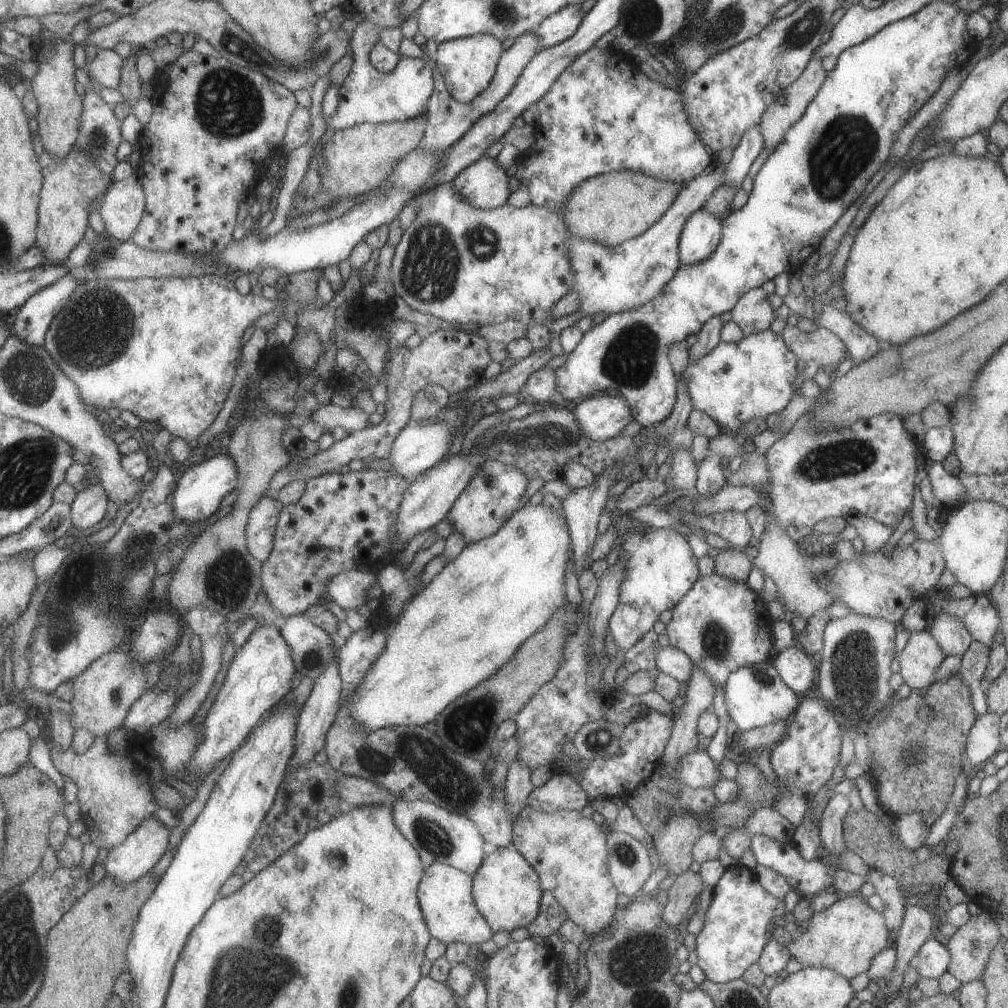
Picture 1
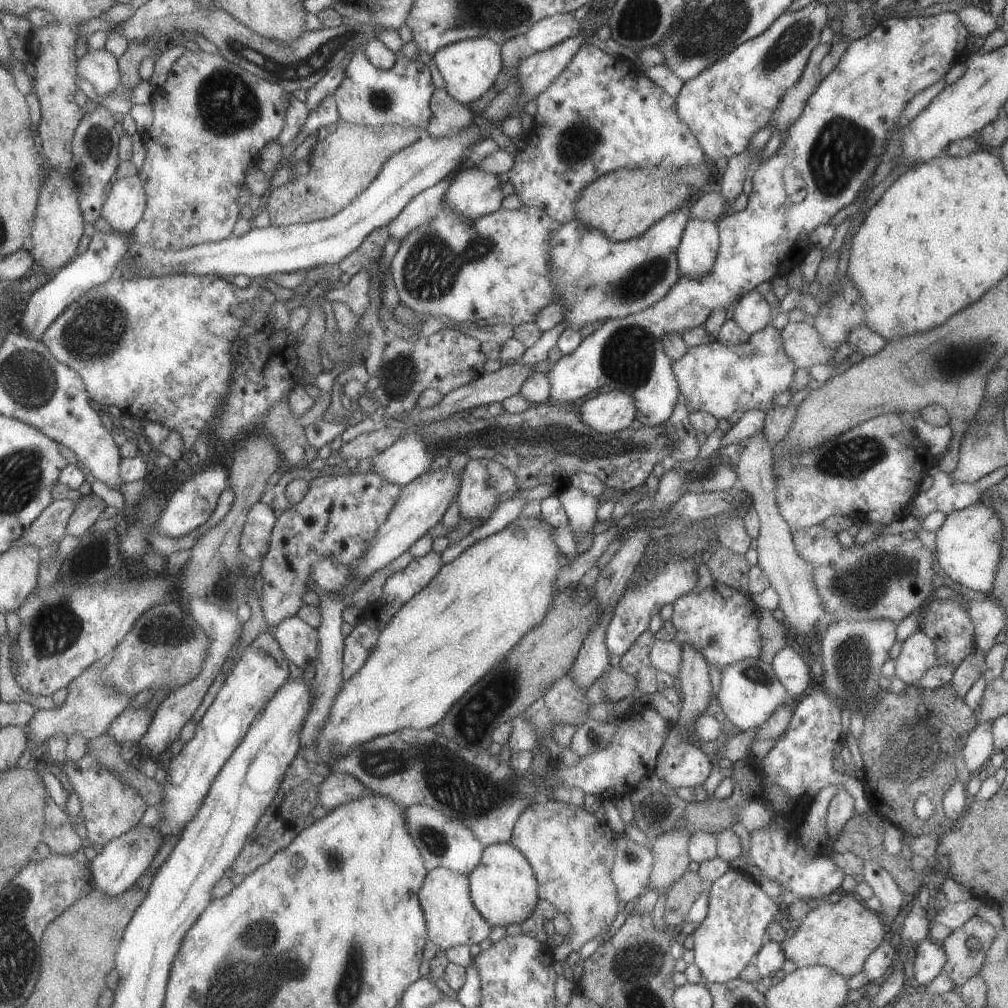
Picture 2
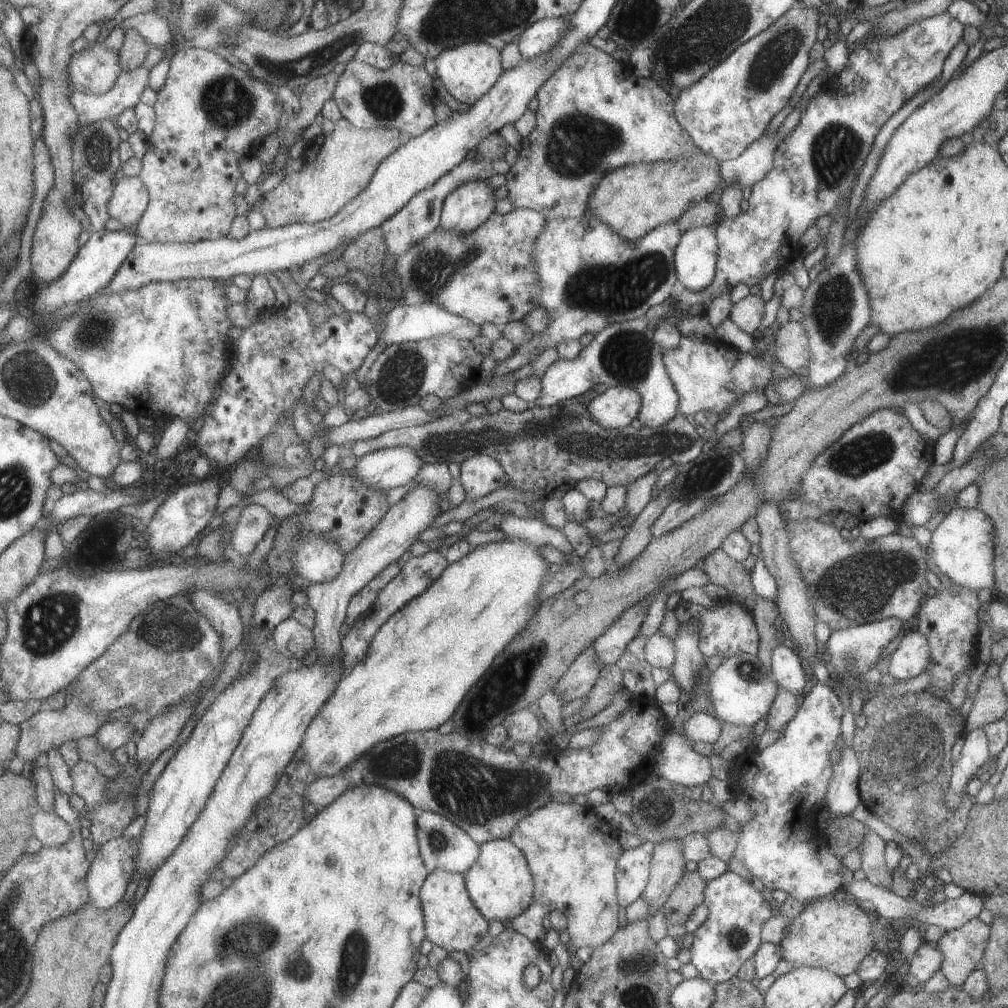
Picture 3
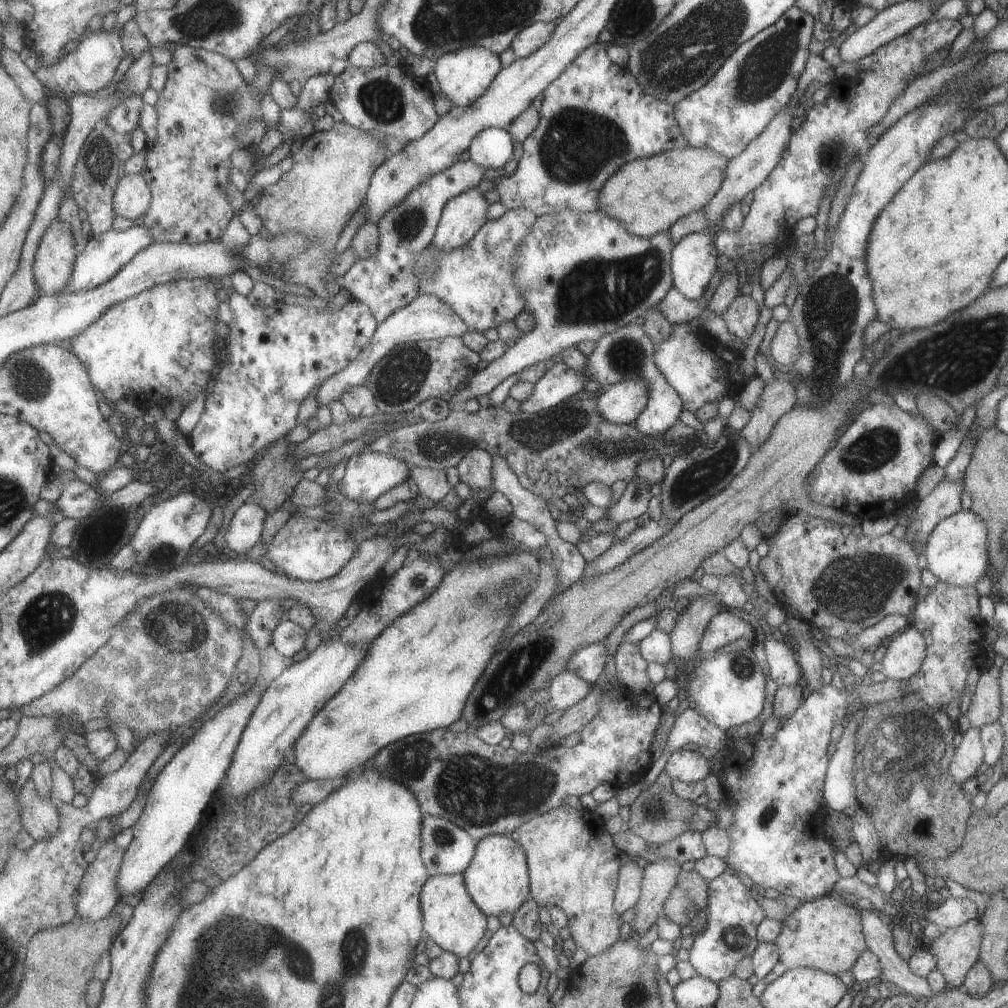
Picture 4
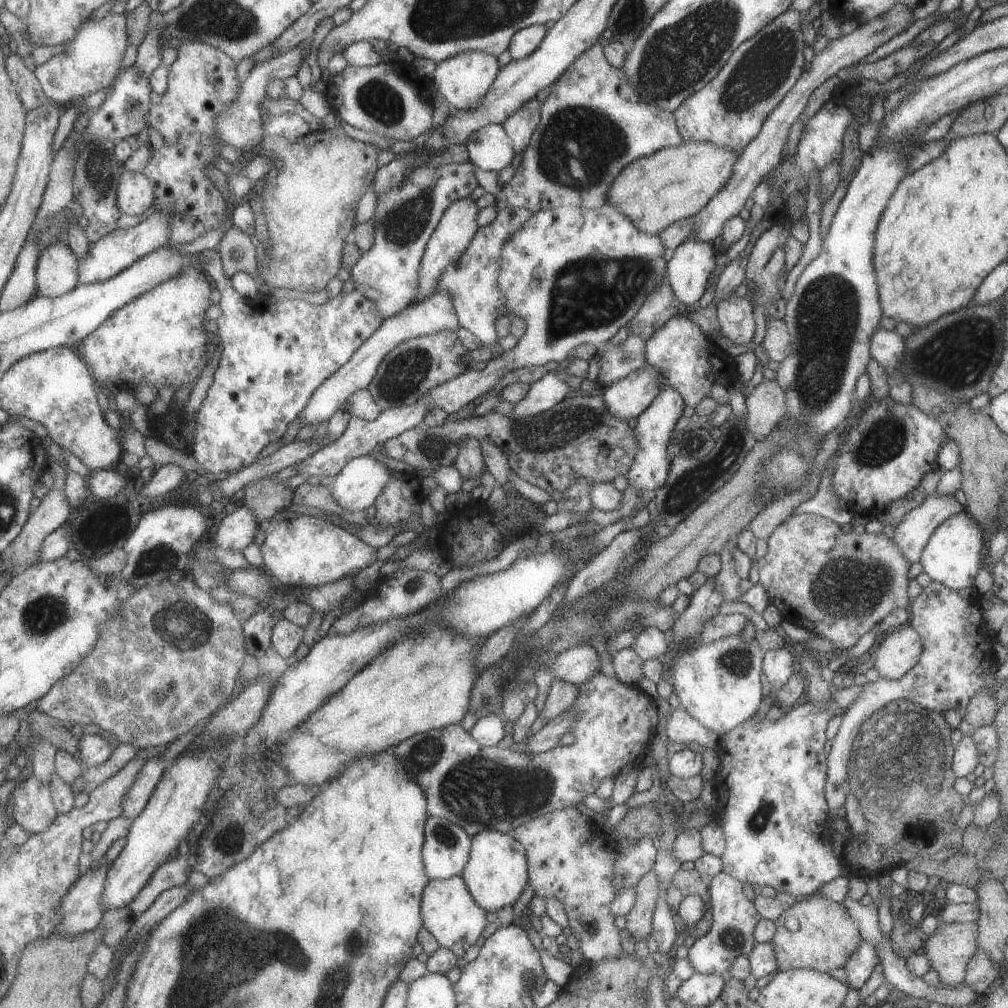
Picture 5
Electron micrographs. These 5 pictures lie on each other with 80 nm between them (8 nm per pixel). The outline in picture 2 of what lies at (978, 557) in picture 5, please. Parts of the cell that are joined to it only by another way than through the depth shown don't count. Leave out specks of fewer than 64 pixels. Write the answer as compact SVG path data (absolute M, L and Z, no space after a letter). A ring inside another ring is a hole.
M981 500L954 510L946 515L939 530L935 533L935 558L940 570L953 582L988 594L998 569L1002 524L996 512Z

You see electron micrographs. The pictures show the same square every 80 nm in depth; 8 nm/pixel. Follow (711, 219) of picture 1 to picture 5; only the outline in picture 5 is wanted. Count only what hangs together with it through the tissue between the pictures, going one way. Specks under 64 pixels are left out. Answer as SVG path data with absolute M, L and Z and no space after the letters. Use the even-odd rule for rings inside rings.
M685 240L668 253L666 278L676 300L683 307L696 306L716 263L716 243Z

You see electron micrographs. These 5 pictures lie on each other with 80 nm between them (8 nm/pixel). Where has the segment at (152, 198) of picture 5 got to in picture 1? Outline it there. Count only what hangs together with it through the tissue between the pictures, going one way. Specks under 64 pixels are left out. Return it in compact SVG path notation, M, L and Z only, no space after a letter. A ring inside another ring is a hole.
M136 174L113 181L101 199L104 235L115 242L131 240L146 214L146 192L144 183Z

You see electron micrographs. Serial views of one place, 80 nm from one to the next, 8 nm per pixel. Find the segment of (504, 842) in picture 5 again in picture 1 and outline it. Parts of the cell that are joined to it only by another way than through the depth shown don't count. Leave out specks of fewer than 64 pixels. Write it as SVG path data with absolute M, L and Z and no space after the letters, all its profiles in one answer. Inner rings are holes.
M499 847L484 855L481 866L472 875L472 897L493 933L526 927L538 917L542 895L538 874L514 848Z

